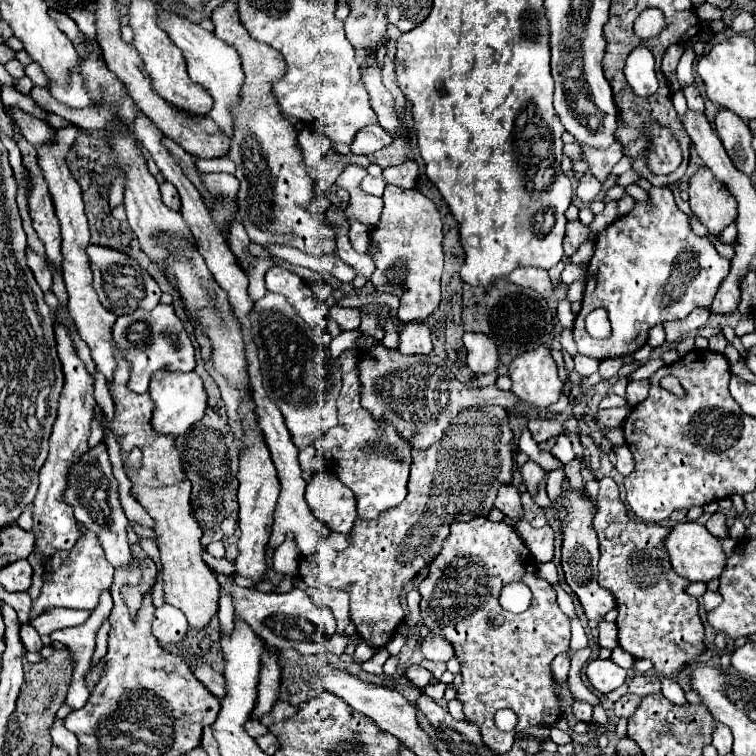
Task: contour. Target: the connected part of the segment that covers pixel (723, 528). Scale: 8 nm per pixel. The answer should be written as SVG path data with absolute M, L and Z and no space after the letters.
M719 510L719 512L715 512L709 520L707 520L707 524L705 524L705 528L709 530L709 532L713 532L717 538L727 538L727 524L725 524L725 514Z

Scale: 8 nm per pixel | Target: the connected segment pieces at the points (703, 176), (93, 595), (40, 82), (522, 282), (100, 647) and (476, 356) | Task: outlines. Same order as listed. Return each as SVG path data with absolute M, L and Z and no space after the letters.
M699 168L689 180L689 204L693 214L711 234L721 234L737 216L737 200L717 182L709 168Z
M91 530L73 546L73 550L55 552L55 556L51 558L51 570L53 574L45 578L41 596L33 602L31 618L37 618L43 612L43 608L55 608L55 606L93 610L99 602L101 592L113 584L113 572L115 572L113 566L105 560L97 534L93 534Z
M33 62L25 67L25 74L33 82L34 86L45 87L47 85L47 76L41 70L41 67Z
M521 266L521 268L517 268L517 270L513 270L509 274L509 280L513 284L517 284L517 286L531 288L531 290L539 292L543 298L547 298L551 302L559 302L567 294L567 286L565 284L559 284L557 288L553 288L547 270L537 268L537 266Z
M105 620L105 624L101 624L101 628L97 632L97 650L93 656L93 664L97 664L107 654L107 634L109 634L109 622Z
M465 332L463 346L467 350L467 366L473 372L485 374L497 368L499 354L495 342L483 333Z

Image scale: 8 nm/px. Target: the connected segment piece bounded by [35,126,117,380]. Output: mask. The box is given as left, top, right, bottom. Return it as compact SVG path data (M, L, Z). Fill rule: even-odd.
M63 126L57 128L57 146L39 146L37 150L37 164L43 170L43 180L47 182L53 206L55 206L55 216L59 218L59 226L61 226L61 254L63 254L63 280L69 292L69 312L71 318L77 324L79 336L87 342L87 346L91 348L91 356L97 364L97 368L107 376L107 380L111 378L113 370L115 370L115 358L113 358L113 346L111 346L111 328L115 324L115 316L111 312L107 312L101 302L97 300L97 294L91 286L91 268L89 268L89 258L85 254L85 248L89 244L89 228L87 228L87 216L83 212L83 200L81 200L81 188L75 182L75 178L71 176L67 164L65 164L65 156L73 144L73 140L77 138L77 128L75 126Z

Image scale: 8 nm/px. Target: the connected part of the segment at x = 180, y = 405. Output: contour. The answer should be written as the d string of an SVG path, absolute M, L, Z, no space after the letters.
M159 370L153 374L151 384L149 384L151 398L155 402L155 412L153 412L153 428L159 434L171 434L179 436L185 434L185 430L195 424L197 420L203 418L205 408L207 408L207 394L203 388L201 378L197 372L171 372L171 370Z

